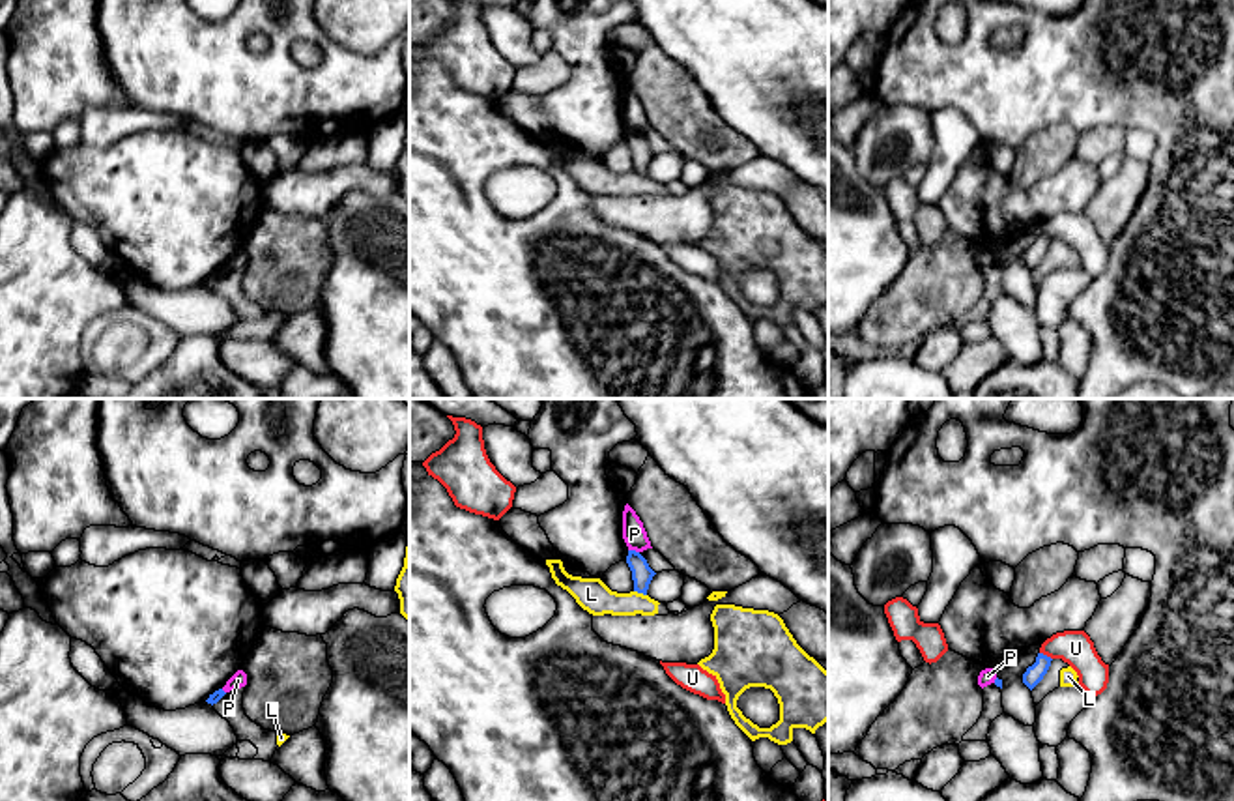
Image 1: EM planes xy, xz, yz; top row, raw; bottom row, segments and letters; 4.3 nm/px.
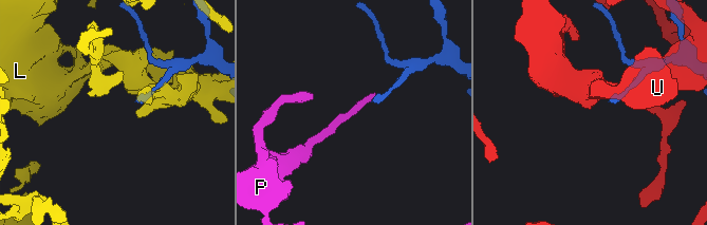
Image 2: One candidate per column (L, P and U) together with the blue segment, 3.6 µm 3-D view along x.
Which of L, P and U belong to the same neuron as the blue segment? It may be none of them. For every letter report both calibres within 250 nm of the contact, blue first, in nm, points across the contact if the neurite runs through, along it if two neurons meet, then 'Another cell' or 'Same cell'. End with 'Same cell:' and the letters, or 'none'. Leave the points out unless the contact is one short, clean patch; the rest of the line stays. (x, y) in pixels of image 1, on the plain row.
L: Thickness 90 nm (blue) against 140 nm. Another cell
P: Thickness 90 nm (blue) against 100 nm. Boundary: xz (629, 130), (638, 133). Another cell
U: Thickness 80 nm (blue) against 150 nm. Another cell
Same cell: none

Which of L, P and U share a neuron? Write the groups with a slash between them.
L / P / U

